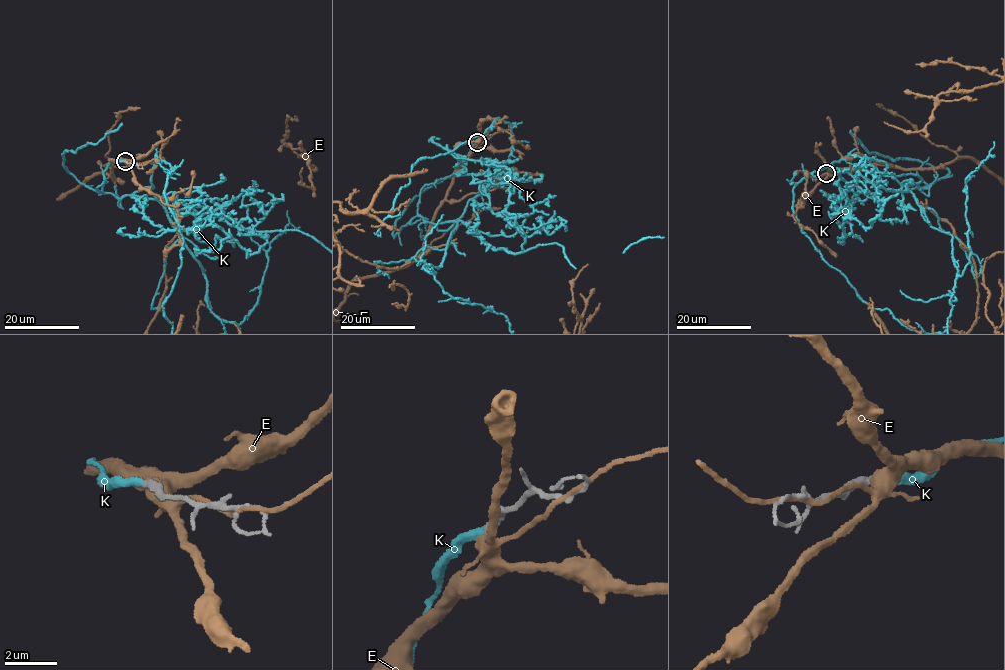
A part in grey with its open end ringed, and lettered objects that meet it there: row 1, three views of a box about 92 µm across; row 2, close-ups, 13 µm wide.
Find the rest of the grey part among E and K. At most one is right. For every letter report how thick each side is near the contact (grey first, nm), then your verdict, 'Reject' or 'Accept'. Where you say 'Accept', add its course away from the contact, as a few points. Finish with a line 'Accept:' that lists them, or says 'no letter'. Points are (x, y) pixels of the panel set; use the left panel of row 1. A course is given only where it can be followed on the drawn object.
E: Thickness 300 nm (grey) against 440 nm. Reject
K: Thickness 280 nm (grey) against 300 nm. Accept
Accept: K

